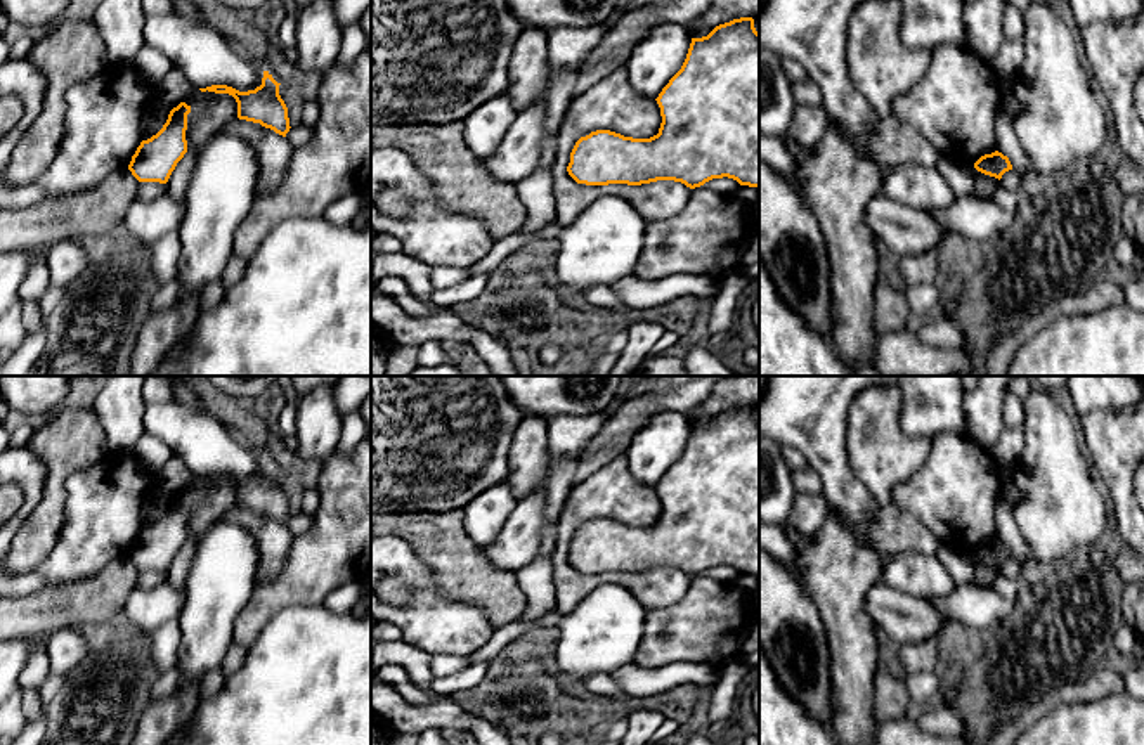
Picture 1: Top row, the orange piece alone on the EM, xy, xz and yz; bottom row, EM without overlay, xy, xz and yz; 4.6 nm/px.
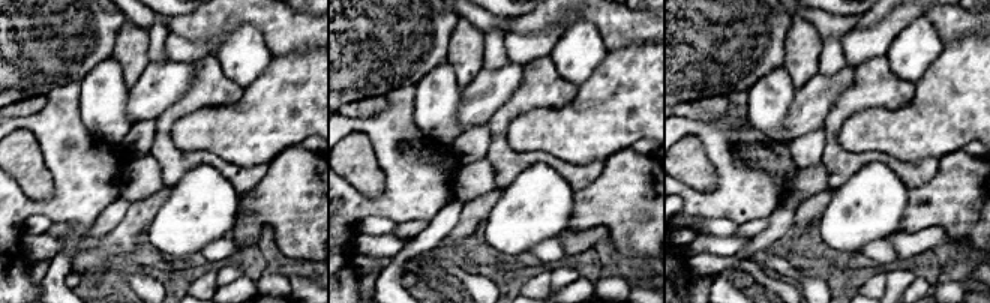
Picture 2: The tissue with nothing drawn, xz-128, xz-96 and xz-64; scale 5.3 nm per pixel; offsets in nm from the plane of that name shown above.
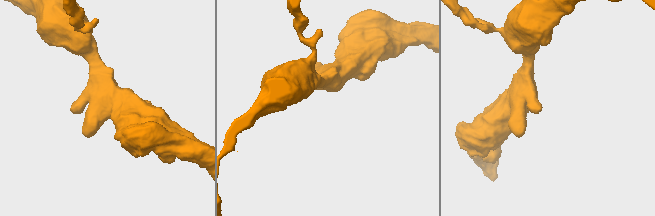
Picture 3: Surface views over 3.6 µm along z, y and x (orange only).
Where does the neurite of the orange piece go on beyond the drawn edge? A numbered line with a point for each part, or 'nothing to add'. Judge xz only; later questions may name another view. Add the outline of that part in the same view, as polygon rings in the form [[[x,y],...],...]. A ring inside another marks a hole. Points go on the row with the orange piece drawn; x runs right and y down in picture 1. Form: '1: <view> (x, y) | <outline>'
nothing to add

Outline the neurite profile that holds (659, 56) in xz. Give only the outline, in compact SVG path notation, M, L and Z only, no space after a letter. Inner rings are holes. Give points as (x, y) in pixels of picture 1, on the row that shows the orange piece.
M662 23L650 29L633 49L626 74L631 87L657 99L669 80L681 69L692 36L683 24Z

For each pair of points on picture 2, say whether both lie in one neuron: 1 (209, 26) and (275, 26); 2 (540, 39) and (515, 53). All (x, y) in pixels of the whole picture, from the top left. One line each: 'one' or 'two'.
1: one
2: one

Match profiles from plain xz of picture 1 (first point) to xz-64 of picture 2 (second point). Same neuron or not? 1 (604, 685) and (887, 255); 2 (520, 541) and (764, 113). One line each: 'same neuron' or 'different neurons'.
1: same neuron
2: different neurons

